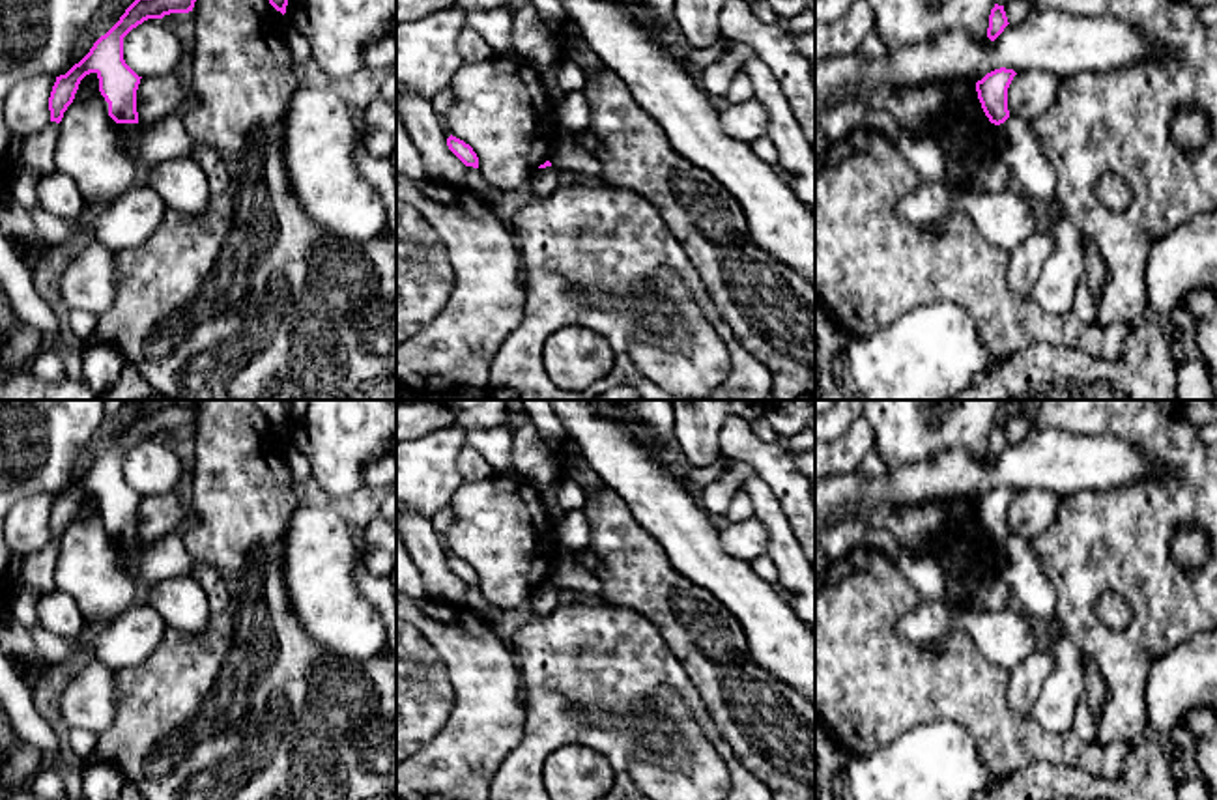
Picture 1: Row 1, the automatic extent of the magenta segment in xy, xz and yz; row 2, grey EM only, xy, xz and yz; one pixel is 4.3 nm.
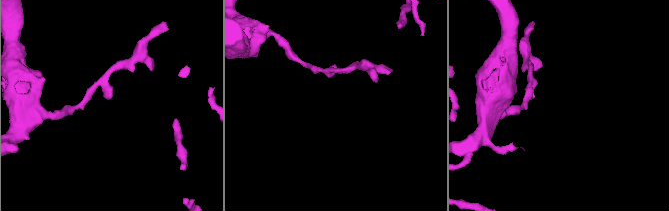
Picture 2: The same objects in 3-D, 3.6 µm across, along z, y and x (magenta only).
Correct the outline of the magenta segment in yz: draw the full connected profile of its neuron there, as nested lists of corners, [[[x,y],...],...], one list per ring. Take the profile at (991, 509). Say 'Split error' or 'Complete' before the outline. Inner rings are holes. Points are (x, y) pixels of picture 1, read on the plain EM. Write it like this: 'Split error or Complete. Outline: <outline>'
Complete. Outline: [[[995,488],[976,501],[978,518],[991,542],[1000,544],[1009,536],[1008,507],[1017,492],[1013,488]]]

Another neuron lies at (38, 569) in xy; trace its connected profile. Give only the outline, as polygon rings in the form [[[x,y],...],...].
[[[49,540],[41,550],[24,555],[21,566],[21,581],[36,591],[54,591],[54,568],[58,561],[60,542]]]

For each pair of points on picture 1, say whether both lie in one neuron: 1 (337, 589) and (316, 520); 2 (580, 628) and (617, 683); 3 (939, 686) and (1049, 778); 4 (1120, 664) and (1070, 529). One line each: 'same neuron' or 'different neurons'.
1: same neuron
2: same neuron
3: different neurons
4: same neuron

